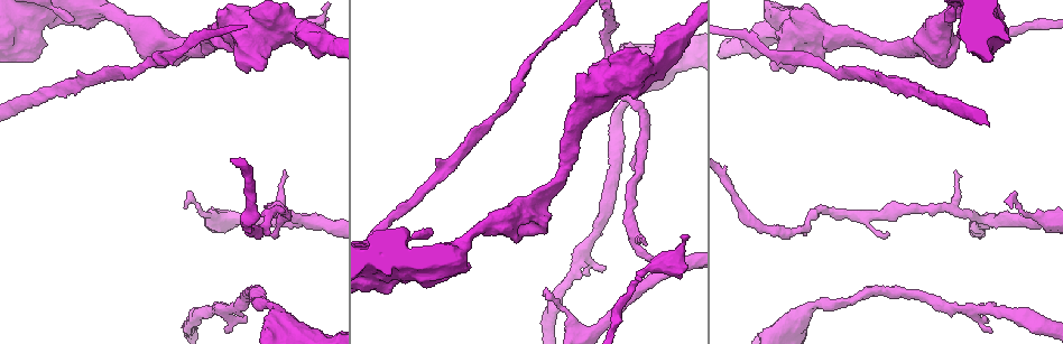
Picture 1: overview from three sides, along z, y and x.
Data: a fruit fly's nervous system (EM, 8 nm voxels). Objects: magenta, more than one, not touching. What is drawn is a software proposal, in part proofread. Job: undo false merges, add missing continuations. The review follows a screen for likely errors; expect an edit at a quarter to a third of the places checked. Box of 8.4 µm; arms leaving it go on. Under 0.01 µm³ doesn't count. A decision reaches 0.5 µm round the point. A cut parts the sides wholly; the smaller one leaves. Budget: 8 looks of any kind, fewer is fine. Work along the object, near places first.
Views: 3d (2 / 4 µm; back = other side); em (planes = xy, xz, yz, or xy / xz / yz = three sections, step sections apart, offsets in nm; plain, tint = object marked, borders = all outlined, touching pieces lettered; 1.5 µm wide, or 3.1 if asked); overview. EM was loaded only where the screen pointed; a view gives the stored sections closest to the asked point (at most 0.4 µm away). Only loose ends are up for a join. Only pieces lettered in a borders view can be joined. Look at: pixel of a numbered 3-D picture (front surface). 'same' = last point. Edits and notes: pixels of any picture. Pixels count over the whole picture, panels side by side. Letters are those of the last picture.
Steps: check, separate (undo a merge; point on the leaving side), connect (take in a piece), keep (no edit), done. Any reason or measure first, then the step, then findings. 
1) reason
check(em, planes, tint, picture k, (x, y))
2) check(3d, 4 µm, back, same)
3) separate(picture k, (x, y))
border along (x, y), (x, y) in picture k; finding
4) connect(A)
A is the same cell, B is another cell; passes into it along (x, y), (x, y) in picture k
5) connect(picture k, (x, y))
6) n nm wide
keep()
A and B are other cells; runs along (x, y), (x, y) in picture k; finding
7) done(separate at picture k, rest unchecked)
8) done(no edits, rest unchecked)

an open end
check(3d, 4 µm, picture 1, (686, 267))

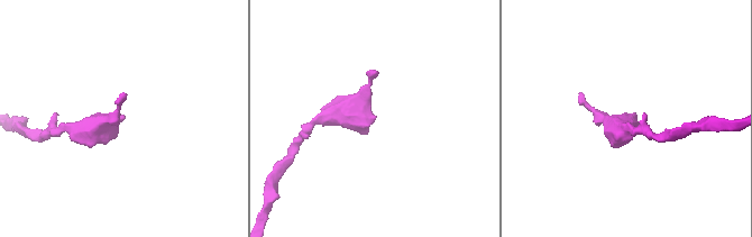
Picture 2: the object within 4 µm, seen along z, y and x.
need the tissue
check(em, yz, step 4, tint, picture 2, (374, 118))

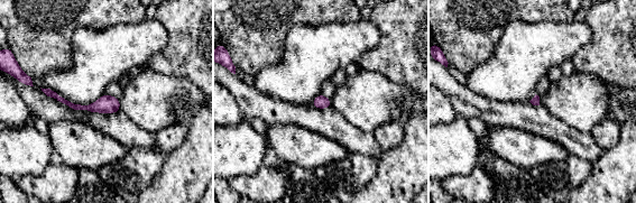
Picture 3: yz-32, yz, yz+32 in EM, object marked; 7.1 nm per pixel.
check(em, planes, borders, same)

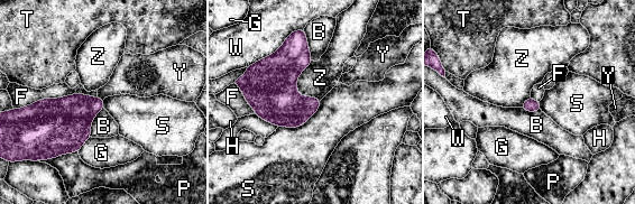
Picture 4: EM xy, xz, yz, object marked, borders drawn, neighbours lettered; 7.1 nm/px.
keep()
B, F, G, H, P, S, T, W, Y and Z are other cells; border along (321, 100), (319, 109), (304, 123) in picture 4; none of them fits

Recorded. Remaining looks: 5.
check(em, yz, step 8, tint, picture 1, (252, 54))

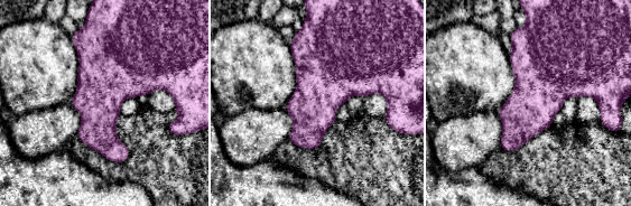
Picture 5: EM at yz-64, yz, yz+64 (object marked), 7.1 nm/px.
another direction
check(em, planes, tint, same)

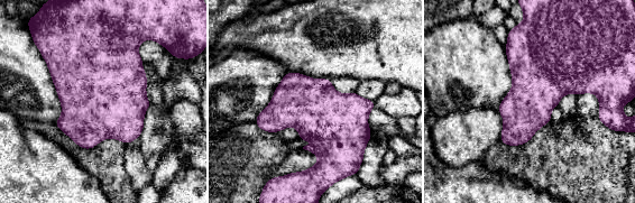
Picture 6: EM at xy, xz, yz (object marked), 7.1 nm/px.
what lies round it
check(em, planes, borders, same)

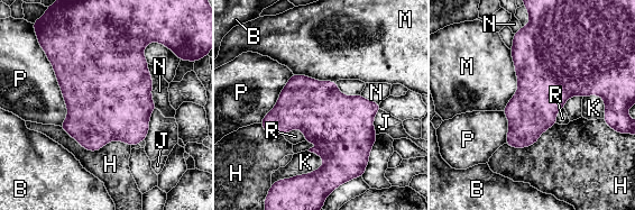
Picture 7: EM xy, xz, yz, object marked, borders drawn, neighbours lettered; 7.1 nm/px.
keep()
B, H, J, K, M, N, P and R are other cells; border along (283, 135), (301, 129), (305, 136) in picture 7; all the same neuron

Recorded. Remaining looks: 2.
calibre changes
check(em, xz, step 8, tint, picture 1, (819, 302))

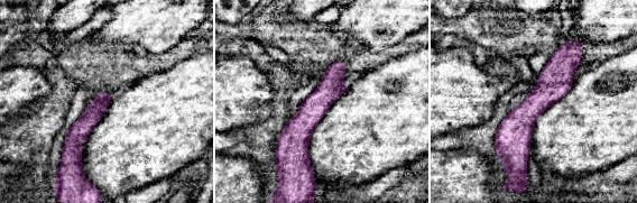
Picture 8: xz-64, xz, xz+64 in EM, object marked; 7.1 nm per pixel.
check(em, planes, borders, same)

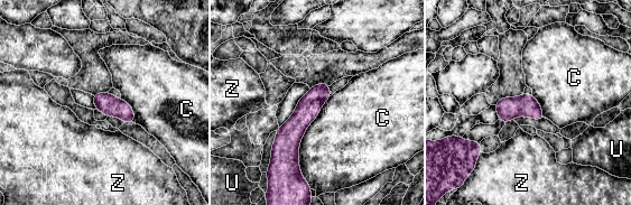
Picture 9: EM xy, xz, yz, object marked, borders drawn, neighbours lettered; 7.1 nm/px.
keep()
C, U and Z are other cells; border along (331, 96), (300, 140), (302, 175) in picture 9; continuous, no second neuron

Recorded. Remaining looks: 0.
done(no edits, rest unchecked)

